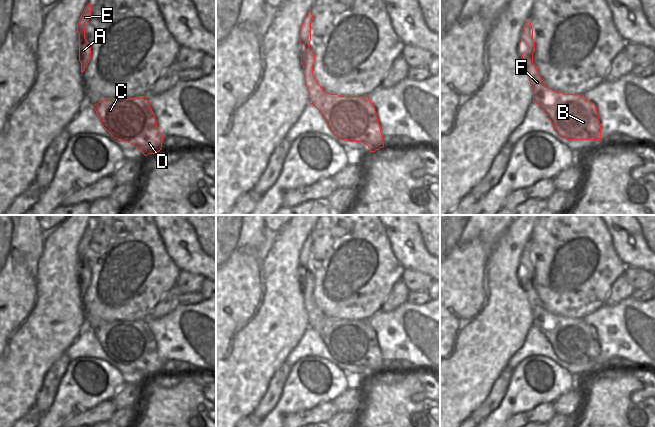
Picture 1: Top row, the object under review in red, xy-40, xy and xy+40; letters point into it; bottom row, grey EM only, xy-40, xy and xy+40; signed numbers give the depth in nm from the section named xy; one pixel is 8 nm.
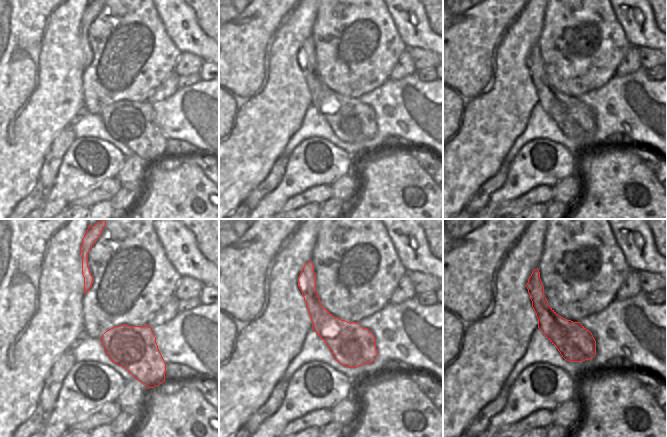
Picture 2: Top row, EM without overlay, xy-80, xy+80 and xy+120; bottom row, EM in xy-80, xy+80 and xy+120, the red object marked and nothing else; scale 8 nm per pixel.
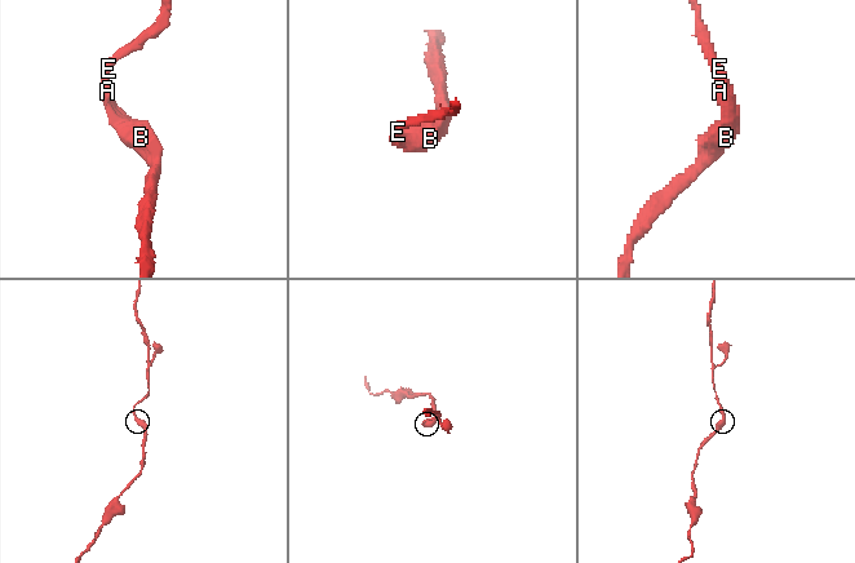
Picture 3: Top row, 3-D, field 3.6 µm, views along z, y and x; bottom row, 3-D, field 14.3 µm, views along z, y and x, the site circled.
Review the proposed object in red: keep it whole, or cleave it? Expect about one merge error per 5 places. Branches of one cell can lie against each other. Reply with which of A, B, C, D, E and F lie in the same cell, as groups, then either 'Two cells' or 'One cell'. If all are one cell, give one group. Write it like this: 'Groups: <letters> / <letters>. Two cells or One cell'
Groups: A B C D E F. One cell.

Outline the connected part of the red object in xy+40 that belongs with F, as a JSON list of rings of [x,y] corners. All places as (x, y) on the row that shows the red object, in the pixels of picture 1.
[[[528,20],[521,31],[519,55],[525,61],[533,91],[533,102],[549,117],[555,131],[568,140],[601,141],[601,123],[597,107],[584,96],[564,94],[548,88],[533,63],[533,29]]]

